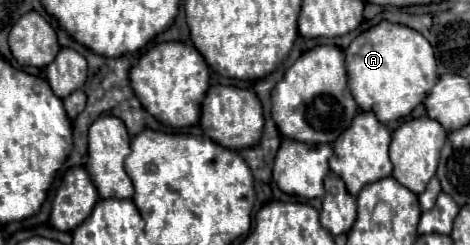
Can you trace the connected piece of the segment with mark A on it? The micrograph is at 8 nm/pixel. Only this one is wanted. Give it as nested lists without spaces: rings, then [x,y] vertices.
[[[382,20],[352,40],[344,50],[348,86],[362,110],[374,110],[386,124],[408,116],[436,84],[436,58],[430,42],[414,28]]]

